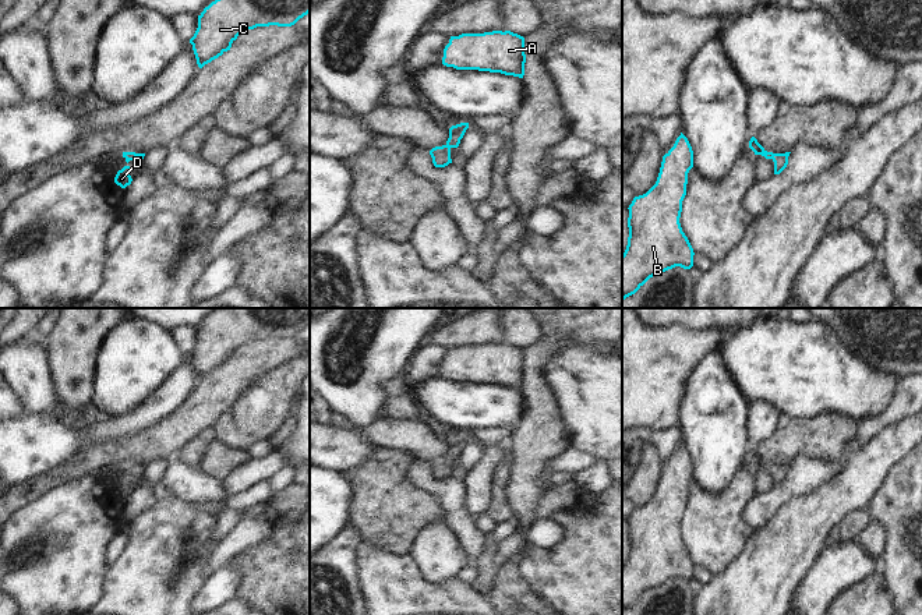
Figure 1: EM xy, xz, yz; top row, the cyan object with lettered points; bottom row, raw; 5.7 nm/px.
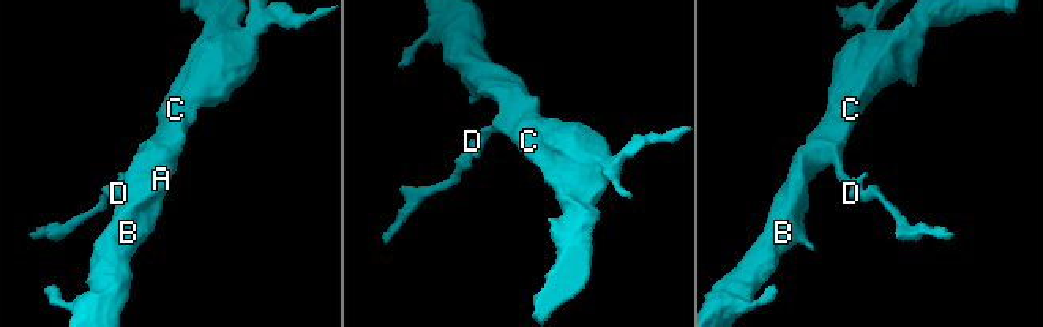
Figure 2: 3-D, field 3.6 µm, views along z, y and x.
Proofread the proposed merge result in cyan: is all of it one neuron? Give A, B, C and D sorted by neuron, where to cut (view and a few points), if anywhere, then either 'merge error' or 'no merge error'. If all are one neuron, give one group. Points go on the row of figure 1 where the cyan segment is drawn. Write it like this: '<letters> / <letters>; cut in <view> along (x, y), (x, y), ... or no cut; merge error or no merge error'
A B C D; no cut; no merge error

